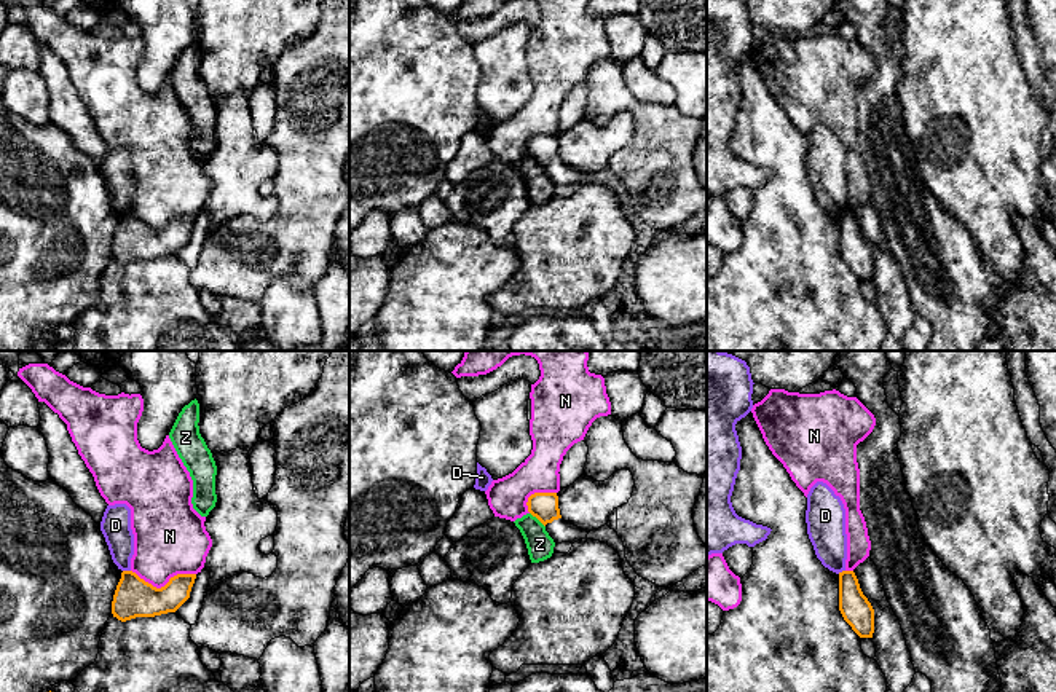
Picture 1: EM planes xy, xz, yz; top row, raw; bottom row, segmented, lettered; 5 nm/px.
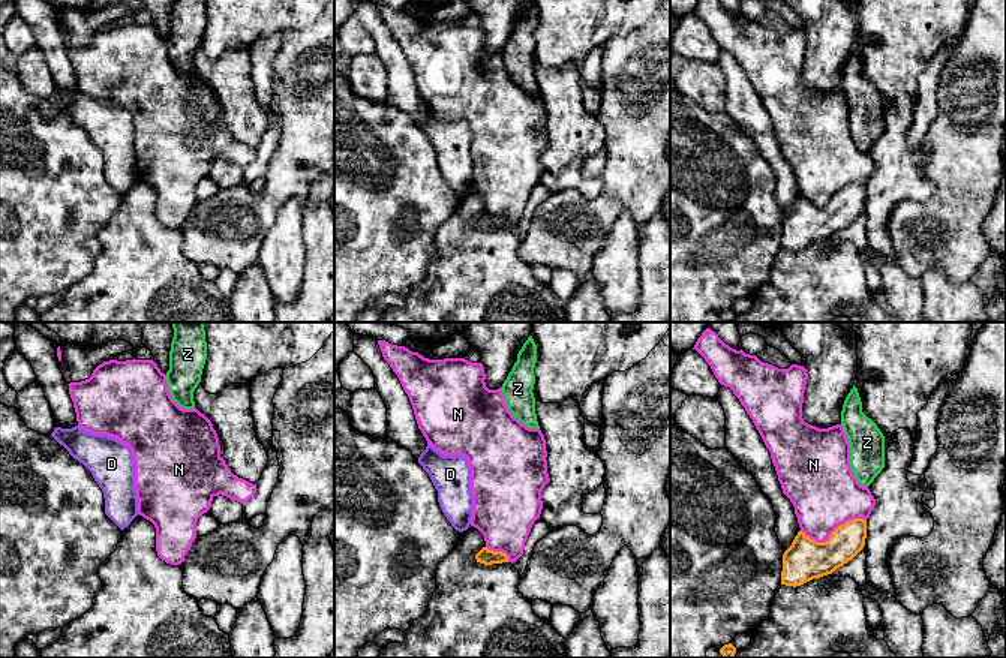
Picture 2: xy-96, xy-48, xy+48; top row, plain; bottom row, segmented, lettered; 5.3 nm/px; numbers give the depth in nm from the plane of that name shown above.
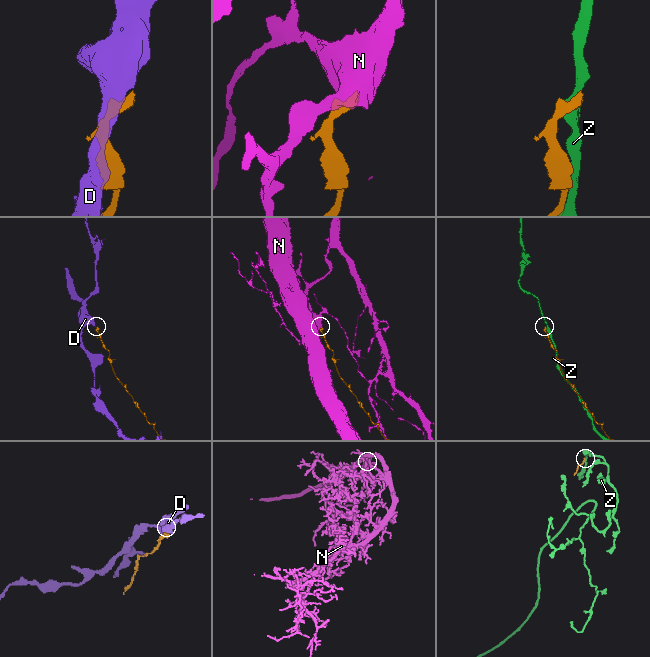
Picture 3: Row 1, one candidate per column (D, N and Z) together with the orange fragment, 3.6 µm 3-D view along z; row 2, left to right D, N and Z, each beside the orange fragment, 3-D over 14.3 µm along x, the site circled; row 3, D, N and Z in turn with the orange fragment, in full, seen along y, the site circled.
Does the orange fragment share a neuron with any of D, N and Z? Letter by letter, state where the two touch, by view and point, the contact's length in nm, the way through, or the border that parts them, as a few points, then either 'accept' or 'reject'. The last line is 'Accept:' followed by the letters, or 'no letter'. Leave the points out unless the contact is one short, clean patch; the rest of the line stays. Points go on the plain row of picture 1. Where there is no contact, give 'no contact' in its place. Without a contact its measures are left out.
D: xy (126, 214) | 40 nm | along xy (123, 212), (130, 214) | reject
N: xy (165, 228) | 320 nm | along xy (131, 212), (157, 230), (161, 230), (177, 217), (195, 217) | reject
Z: xz (538, 161) | 110 nm | reject
Accept: no letter

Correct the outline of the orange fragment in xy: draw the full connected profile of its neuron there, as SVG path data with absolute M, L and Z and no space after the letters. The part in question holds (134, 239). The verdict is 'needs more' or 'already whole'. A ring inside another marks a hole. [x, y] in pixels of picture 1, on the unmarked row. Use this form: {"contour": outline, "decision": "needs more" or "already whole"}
{"contour": "M123 214L116 228L112 257L121 265L175 255L188 241L196 217L177 217L156 231L132 214Z", "decision": "already whole"}

